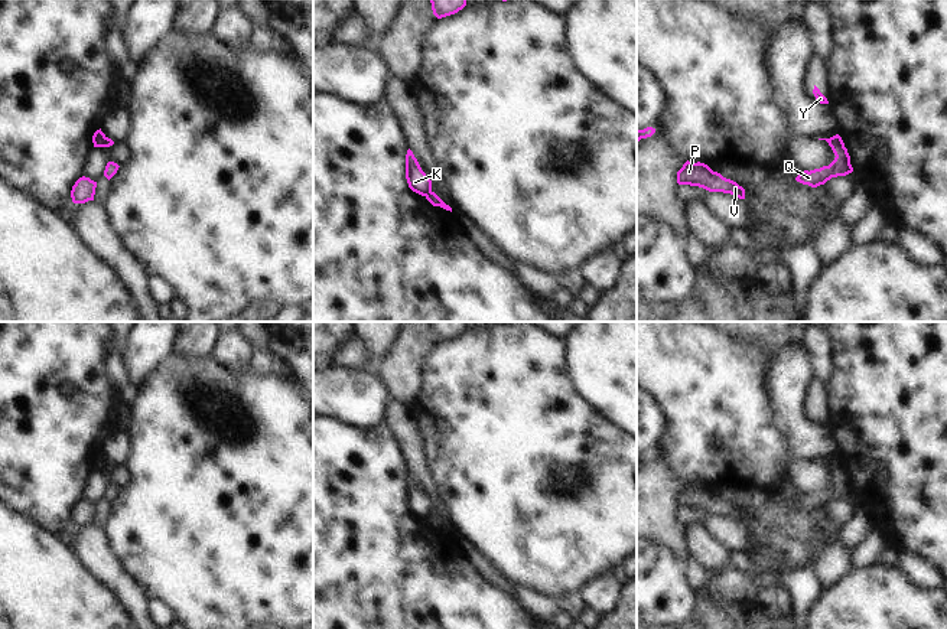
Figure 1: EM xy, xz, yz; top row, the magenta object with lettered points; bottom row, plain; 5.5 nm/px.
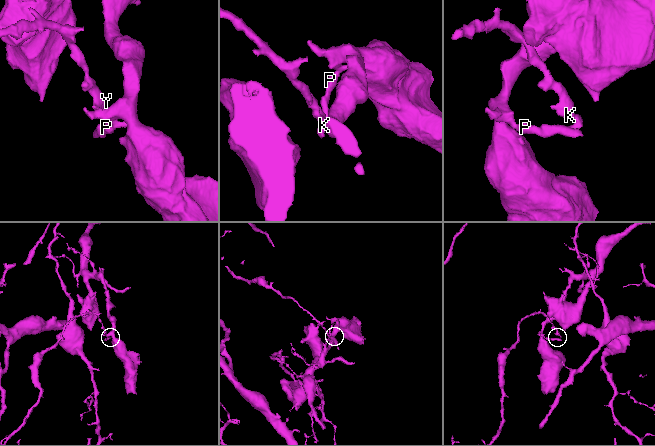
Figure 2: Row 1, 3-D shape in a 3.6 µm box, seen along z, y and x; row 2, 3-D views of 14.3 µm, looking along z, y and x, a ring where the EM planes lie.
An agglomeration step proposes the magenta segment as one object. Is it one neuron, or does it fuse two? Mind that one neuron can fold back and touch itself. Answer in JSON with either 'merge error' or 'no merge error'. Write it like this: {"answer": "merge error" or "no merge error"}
{"answer": "merge error"}

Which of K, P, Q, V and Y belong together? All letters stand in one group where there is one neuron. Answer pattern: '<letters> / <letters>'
K Y / P Q V

